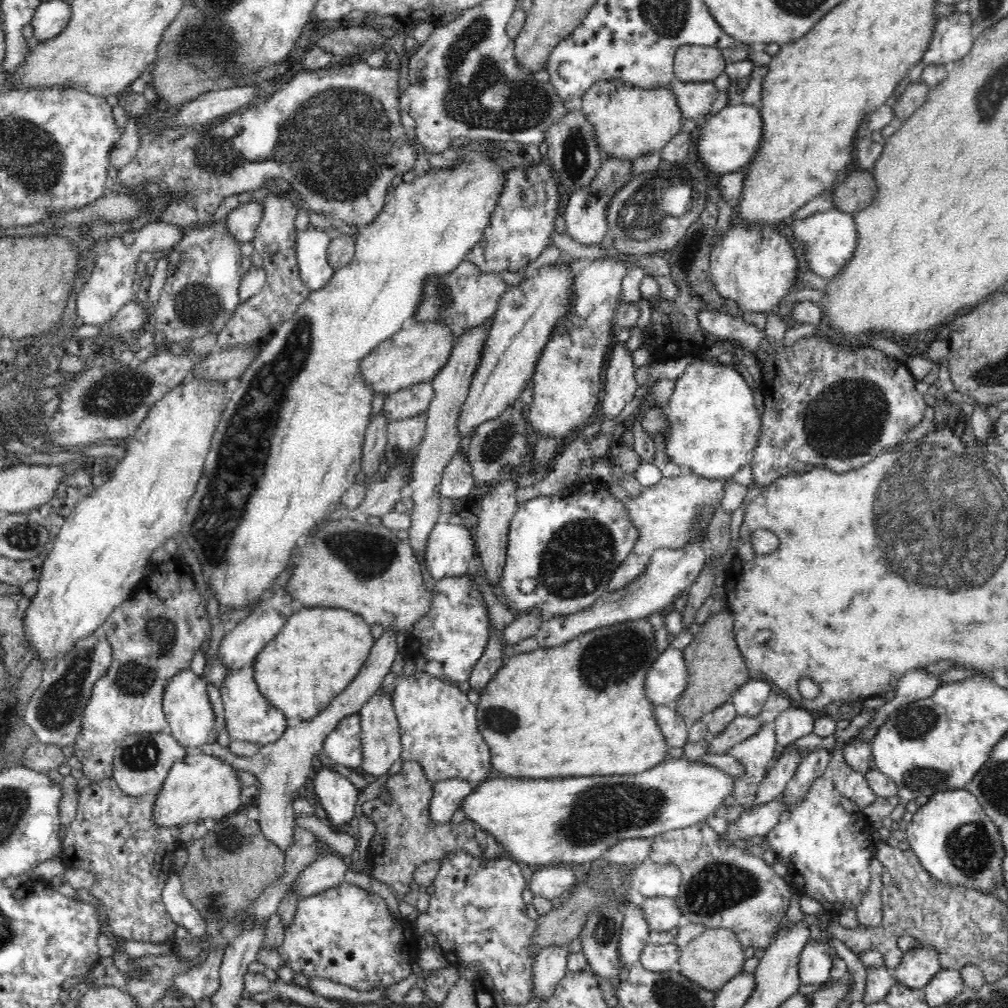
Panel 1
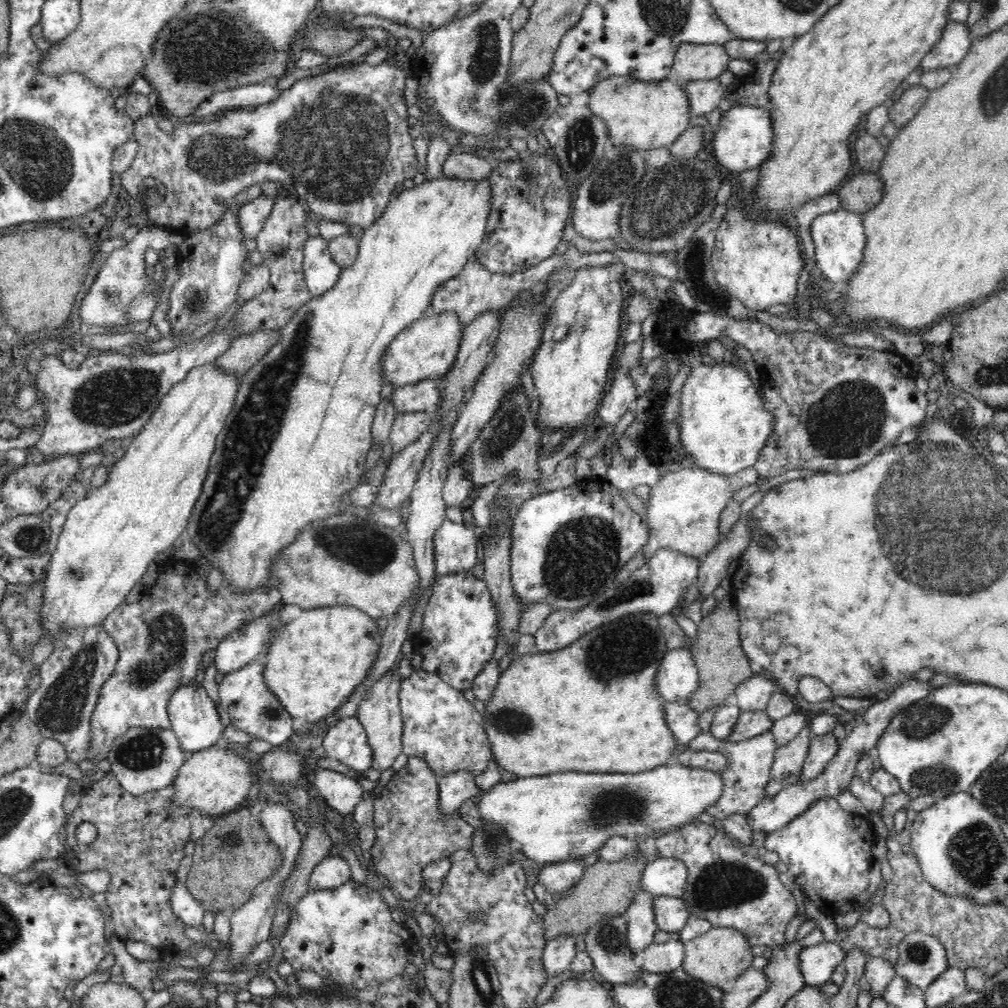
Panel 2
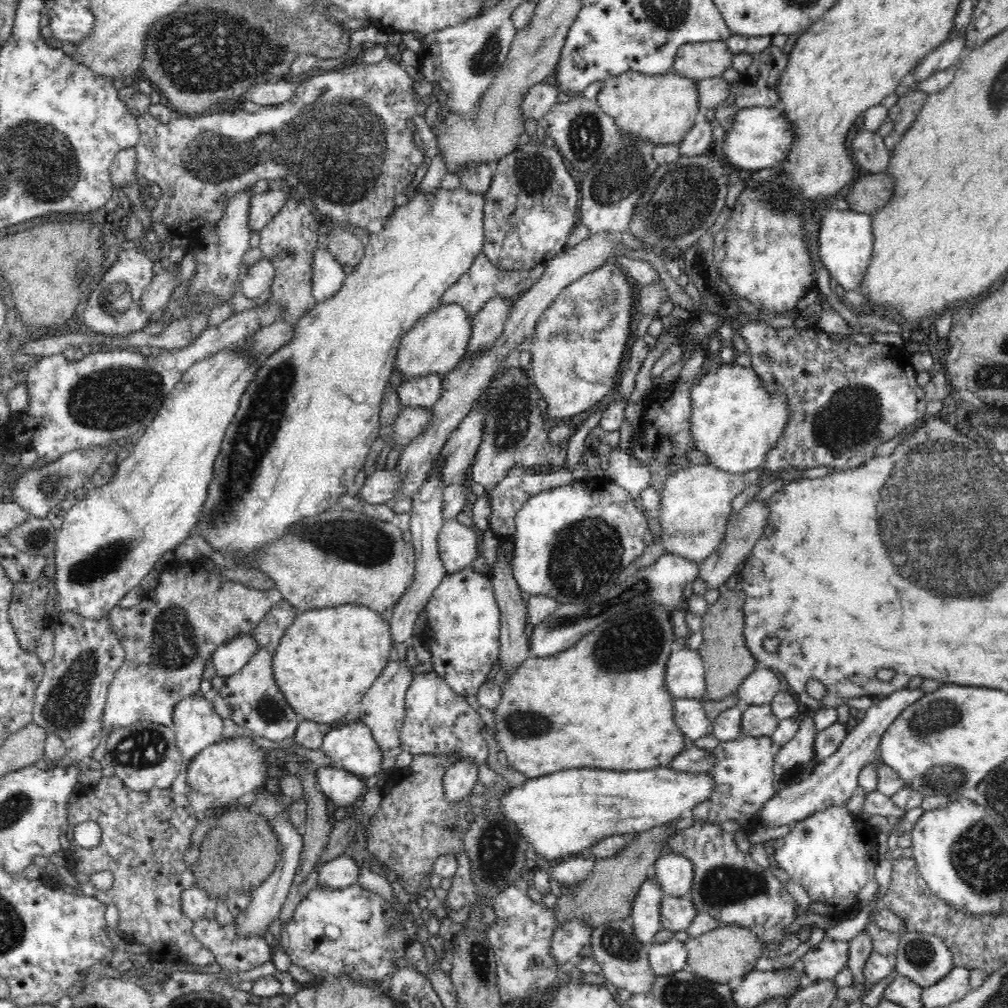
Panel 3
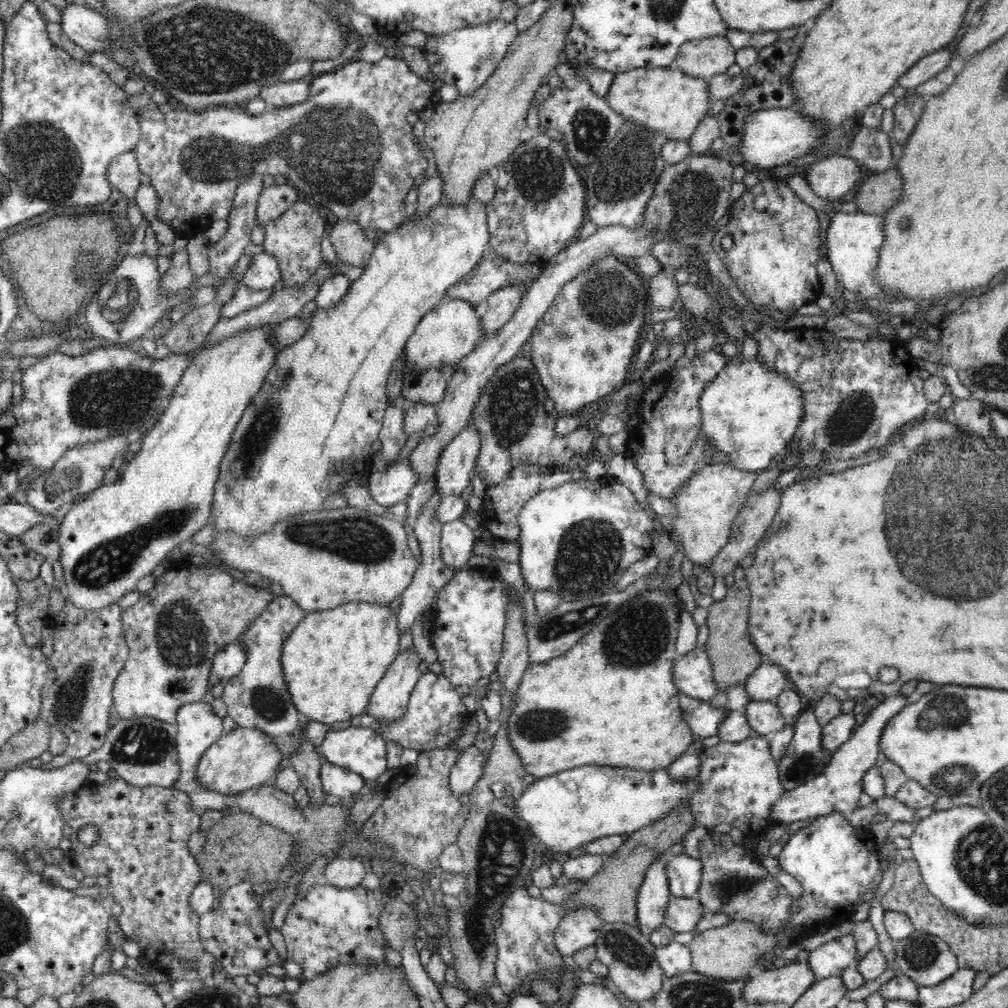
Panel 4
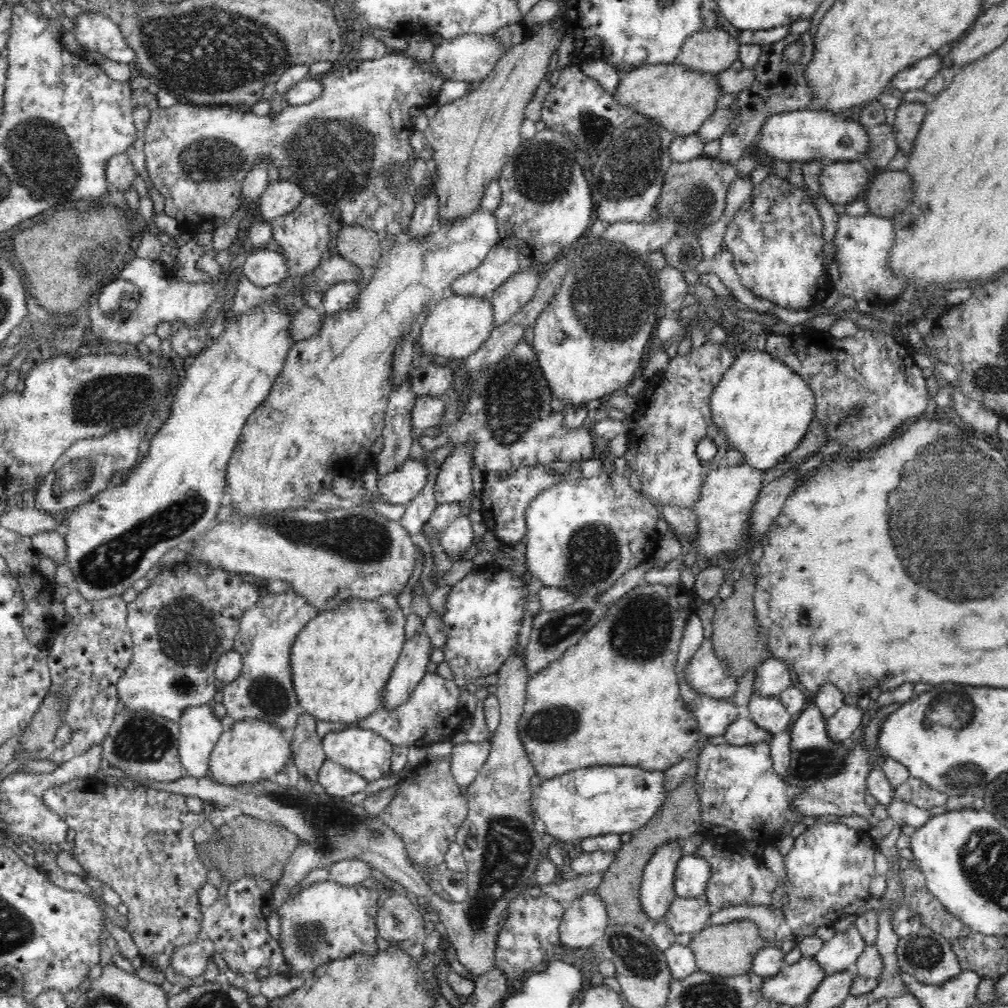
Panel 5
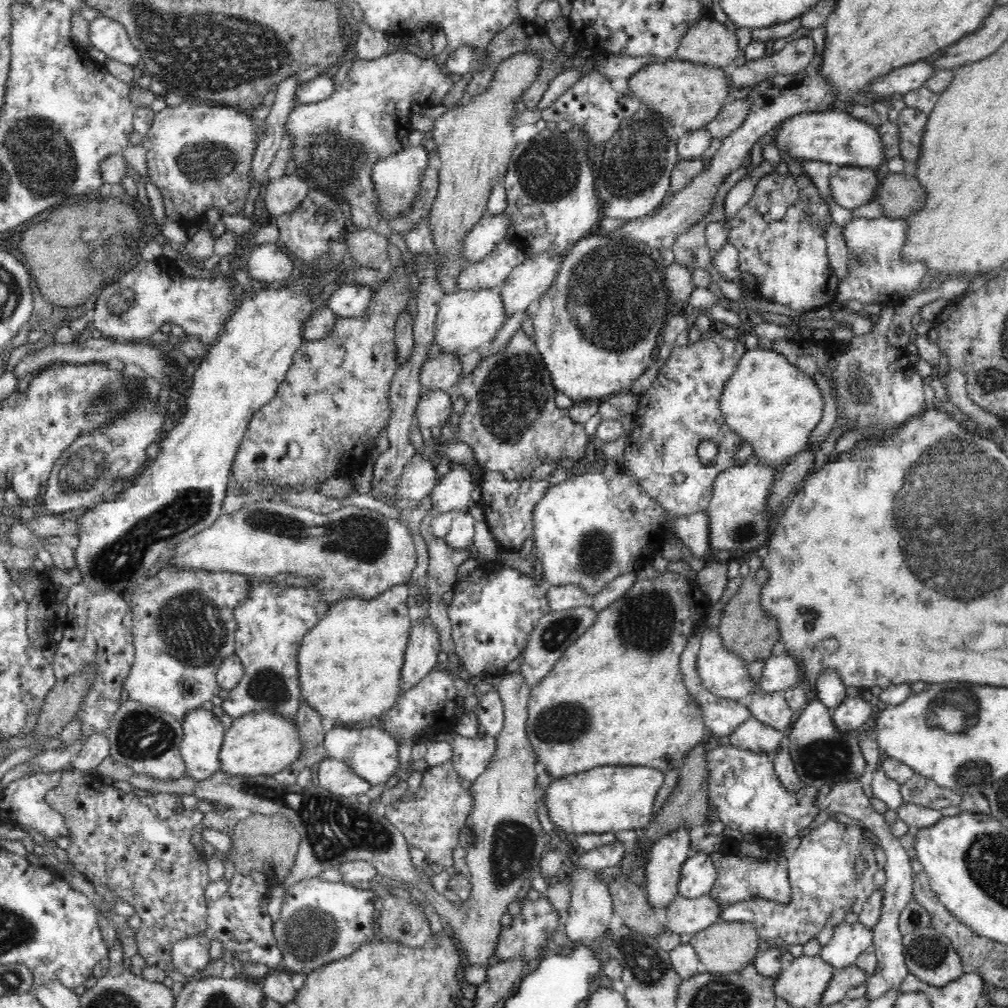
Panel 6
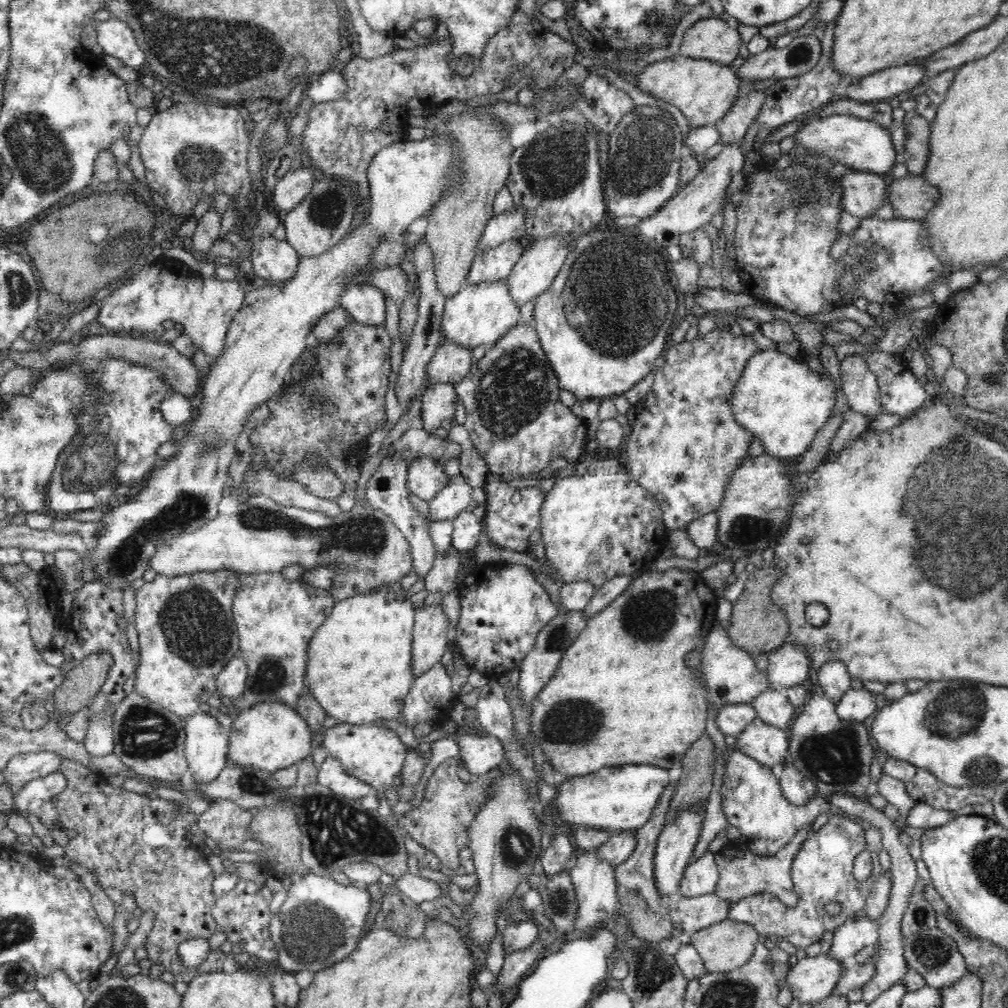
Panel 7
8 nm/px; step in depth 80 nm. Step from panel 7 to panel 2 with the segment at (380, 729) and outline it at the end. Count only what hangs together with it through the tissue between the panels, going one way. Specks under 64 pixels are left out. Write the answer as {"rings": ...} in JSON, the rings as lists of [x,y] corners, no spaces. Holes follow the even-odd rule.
{"rings":[[[357,716],[343,718],[330,727],[323,736],[320,752],[346,764],[358,775],[363,775],[373,764],[373,749]]]}

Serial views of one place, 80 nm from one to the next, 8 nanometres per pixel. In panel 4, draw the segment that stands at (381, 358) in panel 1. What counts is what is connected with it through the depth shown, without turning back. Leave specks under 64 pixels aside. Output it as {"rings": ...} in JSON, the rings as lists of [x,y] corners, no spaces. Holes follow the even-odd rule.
{"rings":[[[446,299],[436,308],[430,309],[416,325],[410,338],[406,340],[403,354],[414,372],[441,370],[456,366],[477,347],[484,334],[484,318],[476,314],[476,307],[469,301]]]}

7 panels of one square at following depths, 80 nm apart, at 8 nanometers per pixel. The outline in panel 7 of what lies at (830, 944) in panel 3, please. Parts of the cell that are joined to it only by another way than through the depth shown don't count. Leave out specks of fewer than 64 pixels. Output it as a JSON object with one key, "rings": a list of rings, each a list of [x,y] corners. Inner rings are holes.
{"rings":[[[848,917],[846,922],[841,924],[834,932],[833,942],[830,948],[831,951],[828,952],[828,955],[841,962],[844,962],[845,959],[851,962],[852,956],[858,952],[858,949],[864,948],[865,946],[876,946],[878,938],[880,938],[880,923],[874,917]]]}

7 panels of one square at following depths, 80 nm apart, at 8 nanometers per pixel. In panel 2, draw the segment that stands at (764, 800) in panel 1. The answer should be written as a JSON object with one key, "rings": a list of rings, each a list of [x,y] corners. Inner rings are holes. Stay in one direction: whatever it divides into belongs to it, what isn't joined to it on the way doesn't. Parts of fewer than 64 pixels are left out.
{"rings":[[[810,726],[804,728],[786,746],[777,747],[771,768],[771,777],[765,786],[765,798],[776,796],[798,780],[812,741],[810,730]]]}

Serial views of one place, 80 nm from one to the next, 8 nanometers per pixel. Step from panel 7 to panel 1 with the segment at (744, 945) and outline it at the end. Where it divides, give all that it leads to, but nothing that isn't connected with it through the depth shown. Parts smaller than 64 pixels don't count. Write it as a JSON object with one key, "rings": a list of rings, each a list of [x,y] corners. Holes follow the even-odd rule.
{"rings":[[[707,928],[681,948],[678,956],[680,974],[694,984],[718,991],[738,974],[743,973],[744,950],[740,940],[732,930],[726,928]]]}

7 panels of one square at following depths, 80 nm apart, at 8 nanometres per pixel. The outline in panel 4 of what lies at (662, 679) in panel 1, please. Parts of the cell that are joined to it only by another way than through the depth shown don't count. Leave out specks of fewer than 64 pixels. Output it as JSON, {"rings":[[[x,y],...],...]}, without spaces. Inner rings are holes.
{"rings":[[[696,647],[674,659],[672,681],[679,694],[701,701],[707,701],[722,690],[713,680],[713,665],[704,648]]]}

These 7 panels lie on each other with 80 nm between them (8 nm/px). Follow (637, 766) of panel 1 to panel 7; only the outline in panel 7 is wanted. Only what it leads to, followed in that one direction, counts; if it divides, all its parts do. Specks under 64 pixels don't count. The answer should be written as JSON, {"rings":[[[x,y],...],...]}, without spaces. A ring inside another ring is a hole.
{"rings":[[[691,565],[687,568],[672,567],[664,572],[656,572],[645,569],[637,578],[632,578],[628,588],[614,602],[602,609],[594,618],[588,621],[586,629],[569,646],[562,656],[560,666],[548,686],[538,694],[538,698],[532,702],[531,728],[534,737],[544,747],[544,754],[552,765],[558,778],[570,778],[596,773],[604,767],[620,767],[629,764],[660,765],[662,768],[674,768],[683,766],[686,752],[707,730],[709,719],[710,700],[706,675],[702,671],[701,655],[706,648],[706,638],[710,636],[710,629],[717,621],[716,606],[718,606],[718,594],[706,585],[704,577],[700,573],[700,566]],[[692,652],[700,654],[700,668],[696,671],[686,663],[686,656]]]}

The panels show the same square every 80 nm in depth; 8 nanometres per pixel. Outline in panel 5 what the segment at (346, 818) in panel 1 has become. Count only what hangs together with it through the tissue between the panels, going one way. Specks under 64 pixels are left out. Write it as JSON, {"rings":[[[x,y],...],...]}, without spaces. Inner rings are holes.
{"rings":[[[326,759],[319,768],[317,782],[319,790],[335,797],[352,796],[366,790],[368,781],[357,772],[350,771],[338,761]]]}

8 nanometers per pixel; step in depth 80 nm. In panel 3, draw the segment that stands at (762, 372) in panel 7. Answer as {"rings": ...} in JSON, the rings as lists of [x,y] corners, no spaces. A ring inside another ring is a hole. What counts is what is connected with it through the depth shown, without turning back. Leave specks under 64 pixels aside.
{"rings":[[[735,363],[723,364],[717,372],[705,375],[691,390],[690,402],[693,406],[690,437],[696,449],[708,455],[704,464],[731,473],[762,467],[766,452],[776,446],[776,440],[789,420],[786,397],[768,395],[752,367],[745,368]]]}

